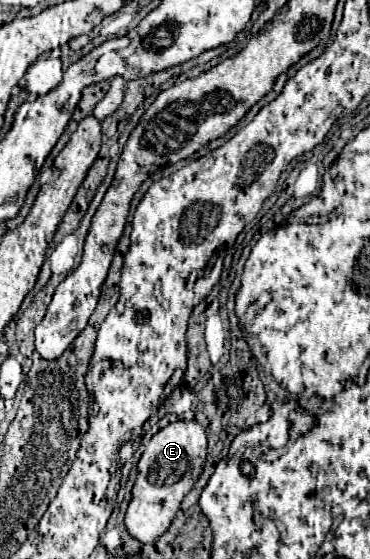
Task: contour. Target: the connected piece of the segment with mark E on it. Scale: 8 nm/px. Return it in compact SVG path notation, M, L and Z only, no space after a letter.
M177 420L161 428L147 444L141 460L139 474L133 486L133 498L127 508L127 530L139 542L155 542L173 522L185 494L197 482L207 460L207 432L197 420Z

